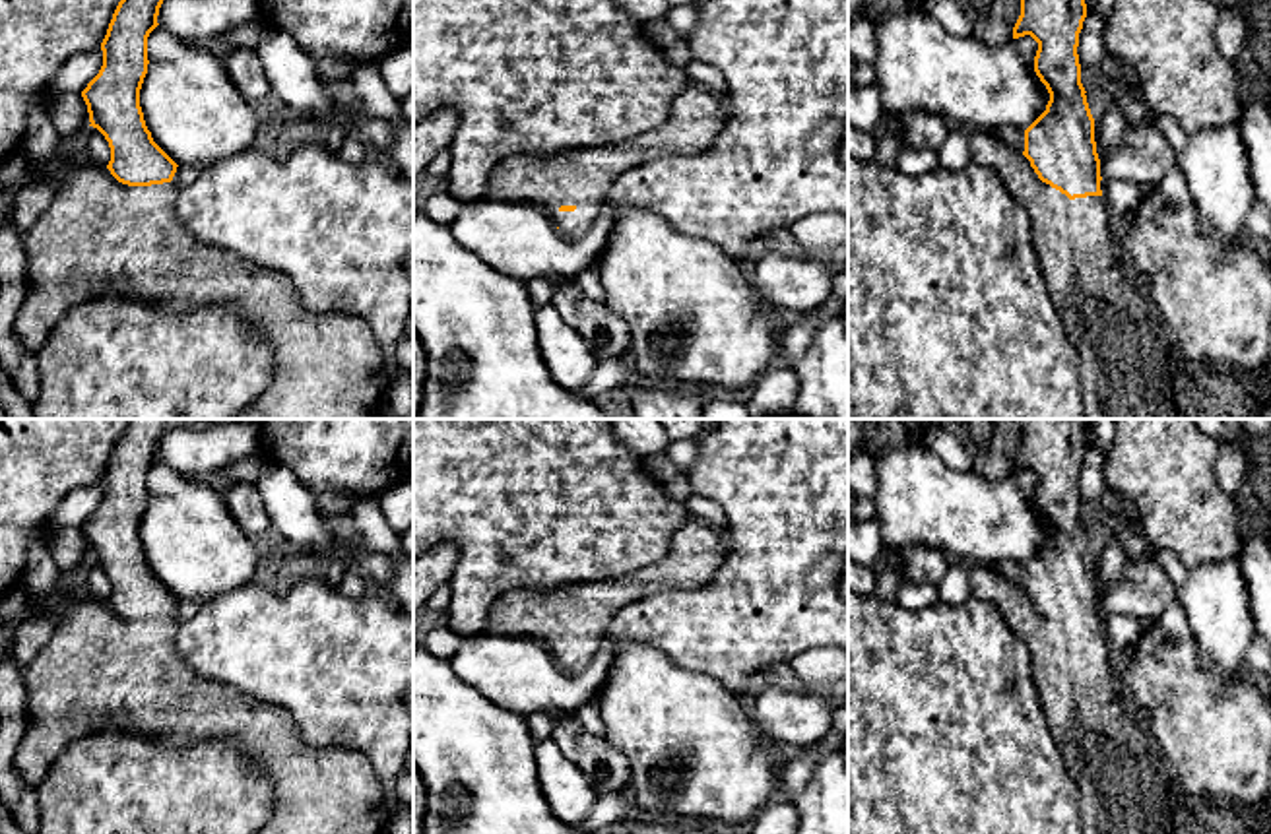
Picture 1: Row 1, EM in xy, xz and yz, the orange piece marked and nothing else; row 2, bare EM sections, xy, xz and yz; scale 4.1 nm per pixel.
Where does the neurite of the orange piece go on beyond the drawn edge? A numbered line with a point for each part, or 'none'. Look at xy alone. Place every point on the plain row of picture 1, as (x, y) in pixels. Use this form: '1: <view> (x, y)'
1: xy (97, 672)

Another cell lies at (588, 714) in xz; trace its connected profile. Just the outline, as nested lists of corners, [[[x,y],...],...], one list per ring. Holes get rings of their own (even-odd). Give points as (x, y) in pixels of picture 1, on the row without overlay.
[[[594,696],[586,704],[582,704],[574,712],[574,716],[582,723],[582,727],[588,729],[590,733],[594,733],[594,735],[603,735],[605,733],[603,720],[602,720],[600,696]]]

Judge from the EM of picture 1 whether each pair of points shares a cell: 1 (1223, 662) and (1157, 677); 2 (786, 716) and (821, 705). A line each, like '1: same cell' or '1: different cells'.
1: different cells
2: same cell

